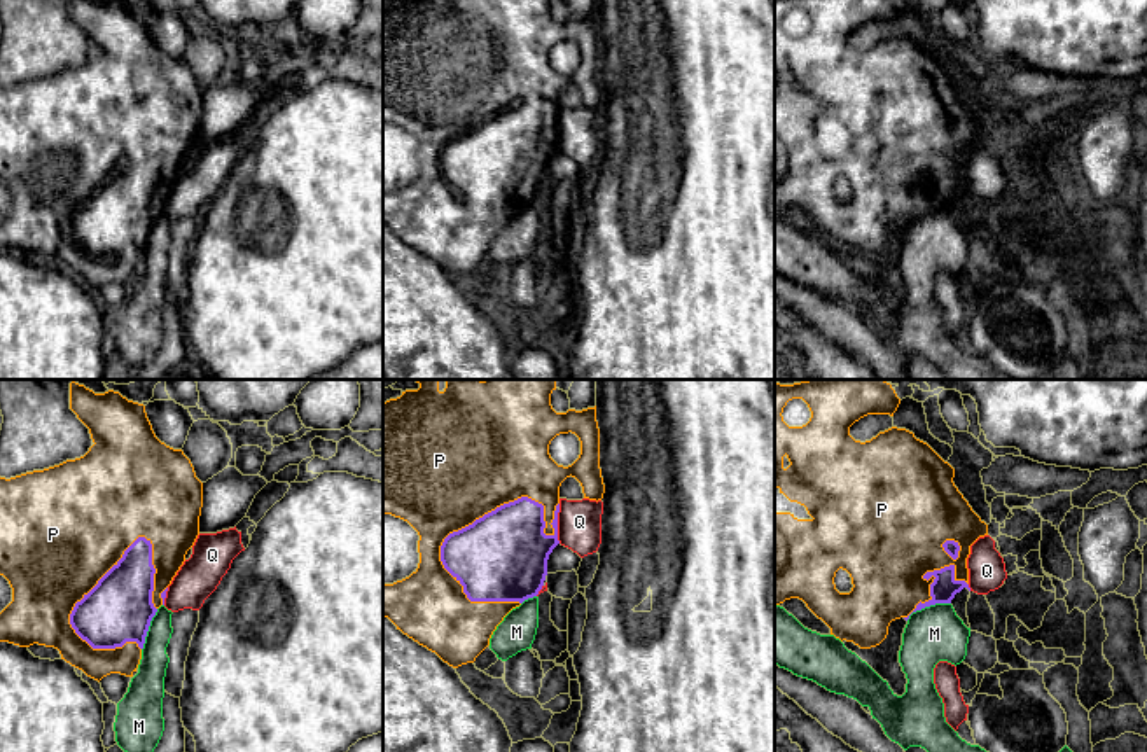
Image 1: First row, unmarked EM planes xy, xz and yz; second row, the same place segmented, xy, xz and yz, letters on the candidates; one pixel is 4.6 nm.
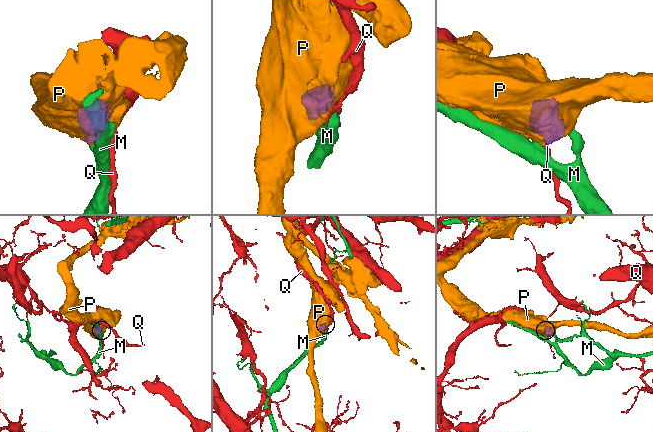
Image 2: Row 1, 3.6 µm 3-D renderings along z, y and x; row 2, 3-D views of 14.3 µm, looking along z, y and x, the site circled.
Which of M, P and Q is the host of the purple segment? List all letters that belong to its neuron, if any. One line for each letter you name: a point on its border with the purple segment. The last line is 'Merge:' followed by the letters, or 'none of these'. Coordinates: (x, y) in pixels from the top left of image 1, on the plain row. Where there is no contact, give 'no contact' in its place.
P: meets purple in xz at (495, 118)
Merge: P

